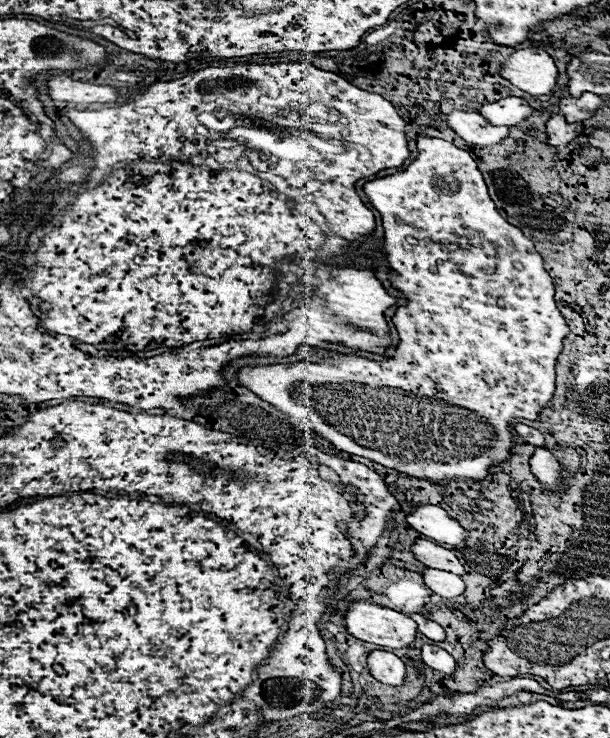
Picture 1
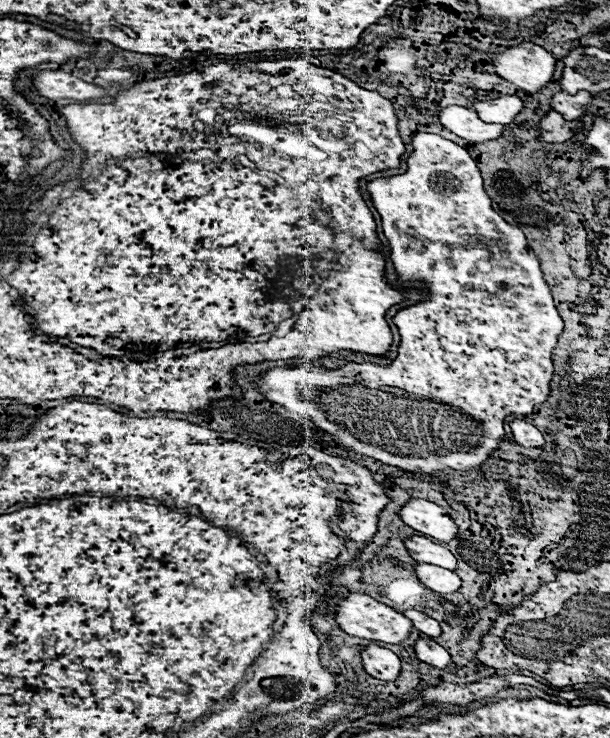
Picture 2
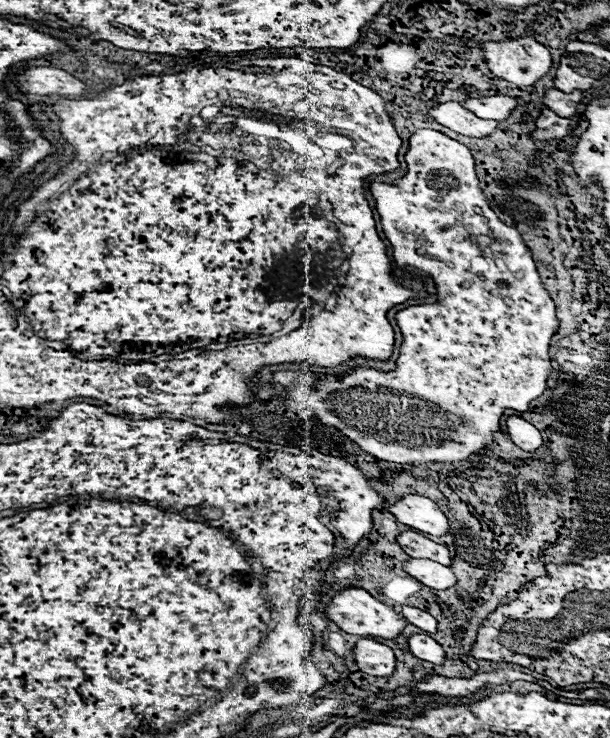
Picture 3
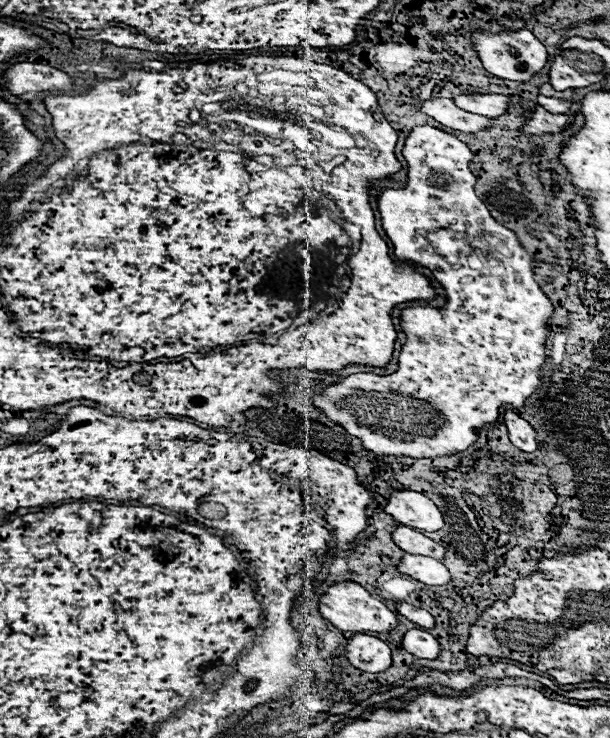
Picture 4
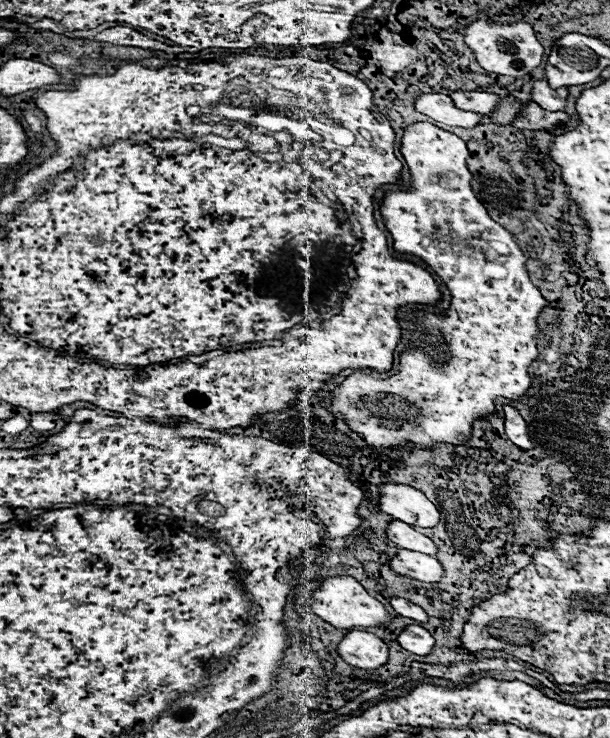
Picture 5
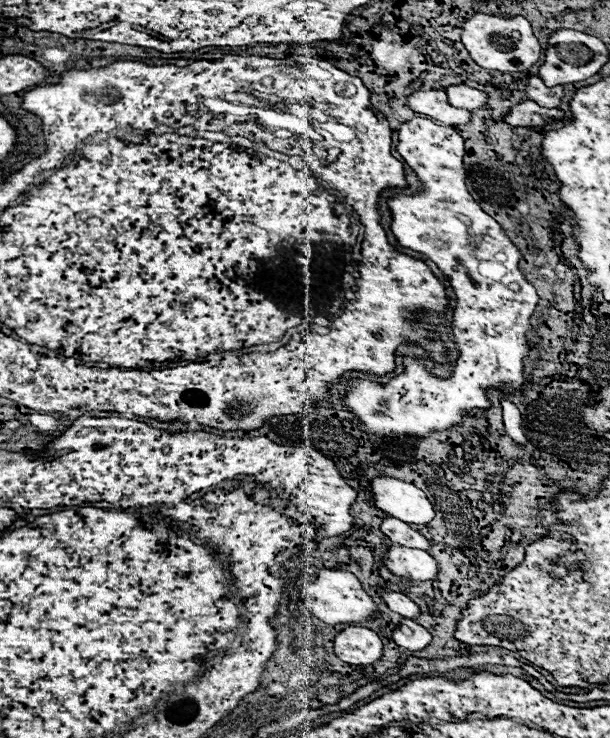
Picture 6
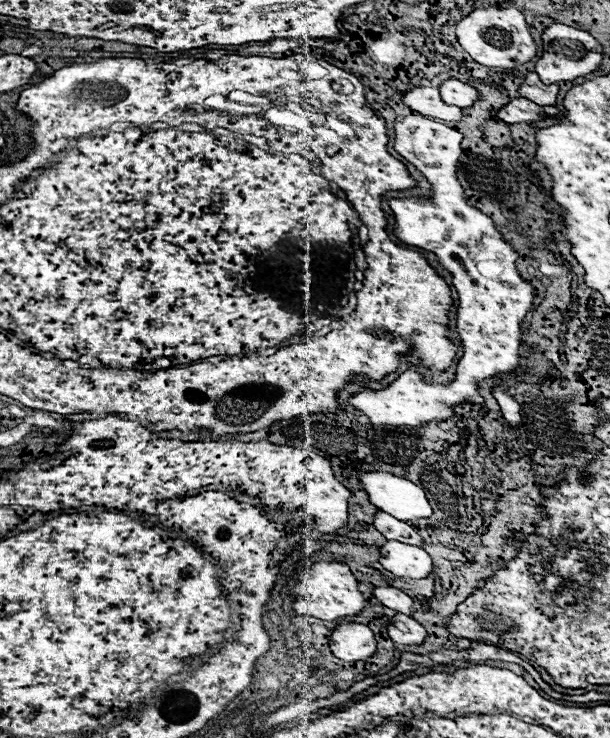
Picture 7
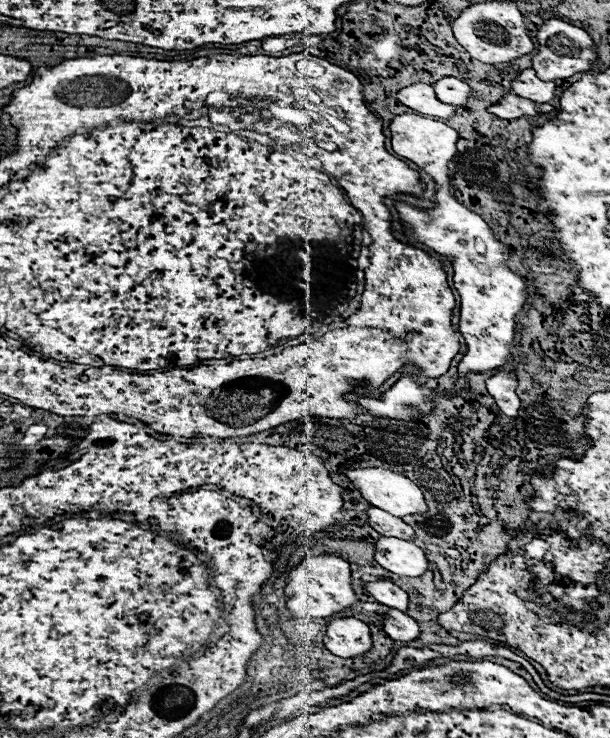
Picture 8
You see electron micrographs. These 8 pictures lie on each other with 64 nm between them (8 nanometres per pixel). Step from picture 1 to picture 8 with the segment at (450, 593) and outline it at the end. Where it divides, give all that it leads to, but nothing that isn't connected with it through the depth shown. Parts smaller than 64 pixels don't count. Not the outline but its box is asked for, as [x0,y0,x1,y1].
[374,536,428,576]

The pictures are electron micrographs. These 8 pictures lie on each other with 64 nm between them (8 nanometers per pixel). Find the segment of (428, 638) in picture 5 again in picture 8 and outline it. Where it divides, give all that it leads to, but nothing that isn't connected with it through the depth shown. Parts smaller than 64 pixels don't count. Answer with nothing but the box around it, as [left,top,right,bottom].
[384,608,420,642]

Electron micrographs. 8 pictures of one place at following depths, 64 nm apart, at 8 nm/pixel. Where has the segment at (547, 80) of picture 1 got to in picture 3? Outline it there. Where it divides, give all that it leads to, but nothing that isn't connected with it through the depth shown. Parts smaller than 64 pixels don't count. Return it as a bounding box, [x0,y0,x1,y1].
[480,34,552,88]

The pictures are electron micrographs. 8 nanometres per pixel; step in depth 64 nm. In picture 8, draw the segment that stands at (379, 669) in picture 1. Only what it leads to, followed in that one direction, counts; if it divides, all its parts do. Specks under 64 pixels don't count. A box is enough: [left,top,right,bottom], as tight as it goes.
[324,618,372,658]

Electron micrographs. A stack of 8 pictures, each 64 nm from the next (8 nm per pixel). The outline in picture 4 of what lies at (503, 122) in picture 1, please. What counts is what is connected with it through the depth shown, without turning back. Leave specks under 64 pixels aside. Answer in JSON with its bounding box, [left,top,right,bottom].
[454,94,508,118]

